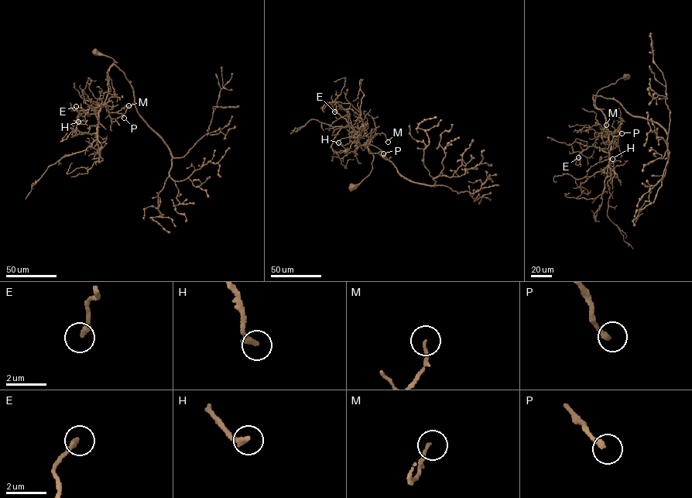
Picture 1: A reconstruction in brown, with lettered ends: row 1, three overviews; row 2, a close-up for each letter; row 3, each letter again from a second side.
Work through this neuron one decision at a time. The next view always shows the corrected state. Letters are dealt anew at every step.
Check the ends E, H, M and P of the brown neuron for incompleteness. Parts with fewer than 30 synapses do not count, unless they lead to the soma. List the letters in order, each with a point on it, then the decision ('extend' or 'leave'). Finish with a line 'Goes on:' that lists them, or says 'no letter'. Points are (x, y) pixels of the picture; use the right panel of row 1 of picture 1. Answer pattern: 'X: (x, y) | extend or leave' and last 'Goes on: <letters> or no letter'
E: (578, 157) | leave
H: (612, 159) | leave
M: (606, 125) | leave
P: (621, 133) | leave
Goes on: no letter

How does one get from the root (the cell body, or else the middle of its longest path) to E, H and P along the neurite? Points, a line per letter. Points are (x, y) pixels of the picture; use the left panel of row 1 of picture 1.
E: (95, 53), (117, 62), (107, 73), (107, 95), (98, 121), (94, 107), (90, 106), (83, 116), (76, 106)
H: (95, 53), (117, 62), (107, 73), (107, 95), (100, 109), (97, 113), (88, 108), (77, 115), (78, 121)
P: (95, 53), (117, 62), (107, 73), (107, 94), (104, 103), (108, 112), (117, 112), (124, 118)

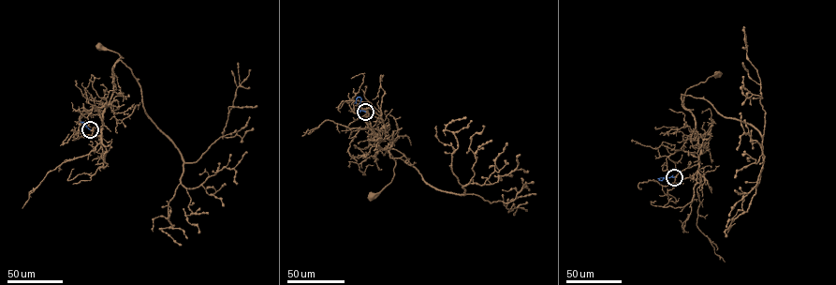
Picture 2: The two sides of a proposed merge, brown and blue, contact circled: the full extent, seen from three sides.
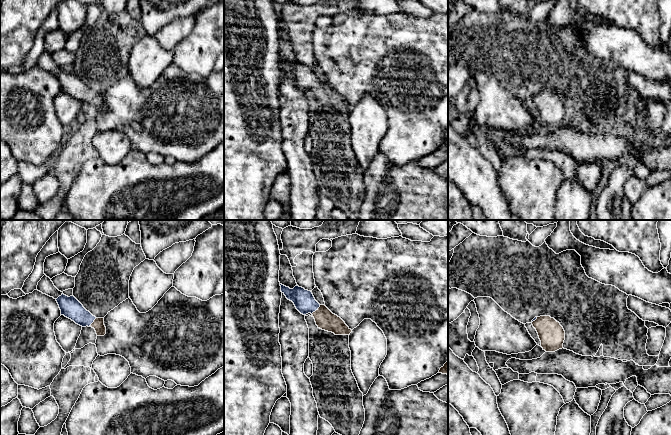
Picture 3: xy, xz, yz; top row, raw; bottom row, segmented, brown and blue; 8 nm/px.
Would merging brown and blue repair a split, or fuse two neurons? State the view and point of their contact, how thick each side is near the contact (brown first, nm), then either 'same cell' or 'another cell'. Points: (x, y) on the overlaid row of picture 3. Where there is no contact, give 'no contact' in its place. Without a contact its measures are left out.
xz (316, 310) | 160/170 nm | same cell

